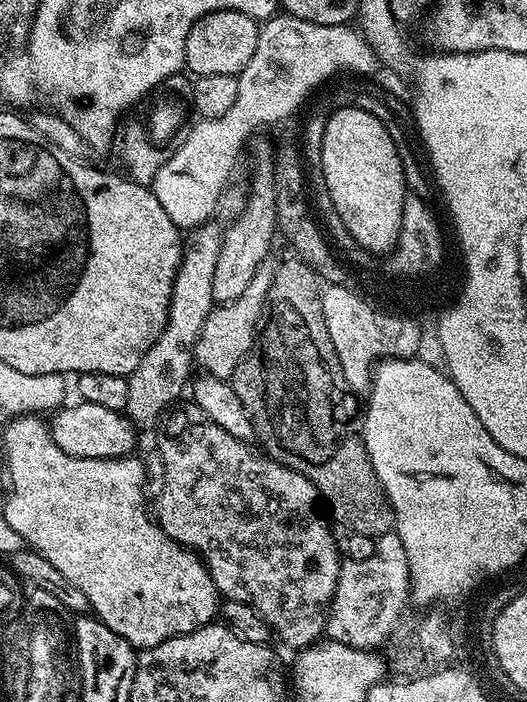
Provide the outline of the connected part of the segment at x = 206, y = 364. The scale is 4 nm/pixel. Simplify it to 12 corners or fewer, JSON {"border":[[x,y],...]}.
{"border":[[271,267],[213,307],[192,348],[201,373],[228,380],[253,351]]}

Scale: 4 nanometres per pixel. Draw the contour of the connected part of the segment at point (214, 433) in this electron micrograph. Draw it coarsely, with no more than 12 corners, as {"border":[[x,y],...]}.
{"border":[[197,404],[160,417],[160,529],[277,641],[342,552],[316,487]]}

